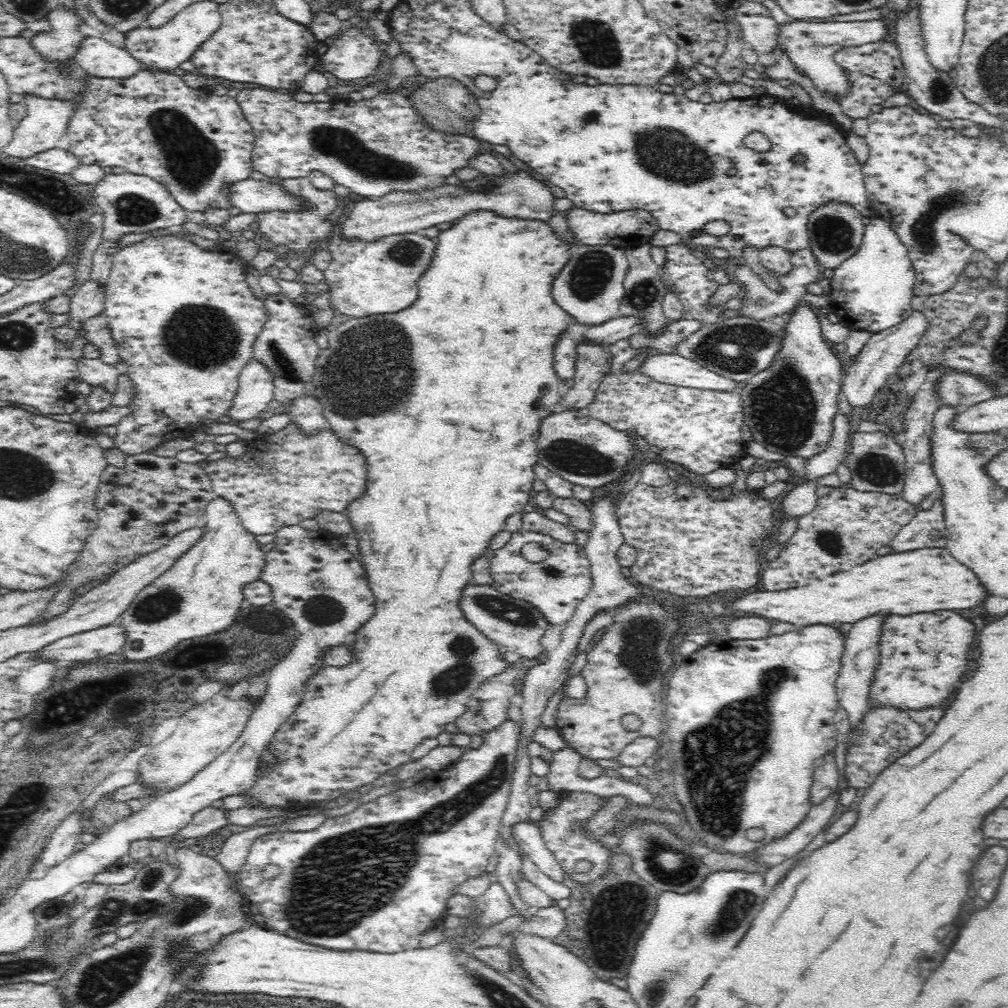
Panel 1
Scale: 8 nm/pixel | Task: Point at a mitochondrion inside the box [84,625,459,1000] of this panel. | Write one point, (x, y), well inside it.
(113, 912)

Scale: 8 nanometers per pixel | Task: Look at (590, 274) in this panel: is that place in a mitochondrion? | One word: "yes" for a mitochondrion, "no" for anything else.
yes

